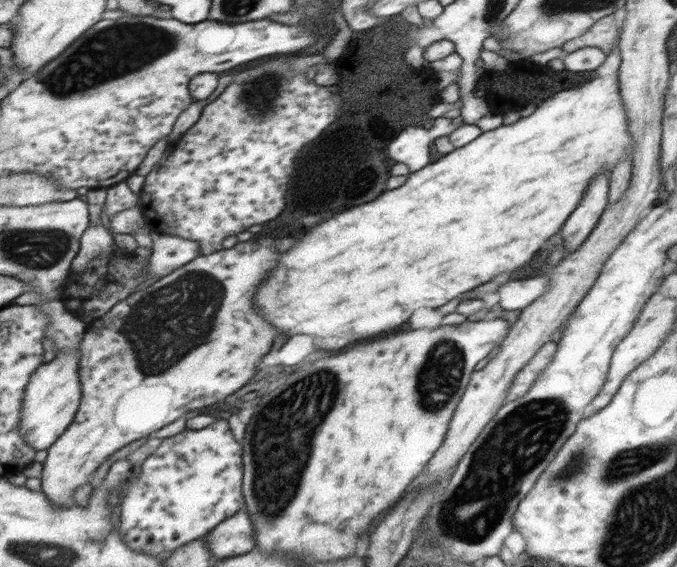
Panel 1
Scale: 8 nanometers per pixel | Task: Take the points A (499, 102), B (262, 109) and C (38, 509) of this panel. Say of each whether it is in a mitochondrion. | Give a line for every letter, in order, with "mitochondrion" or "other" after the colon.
A: other
B: mitochondrion
C: other

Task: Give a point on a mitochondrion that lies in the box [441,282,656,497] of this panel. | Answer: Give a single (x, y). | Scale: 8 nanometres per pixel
(576, 463)

